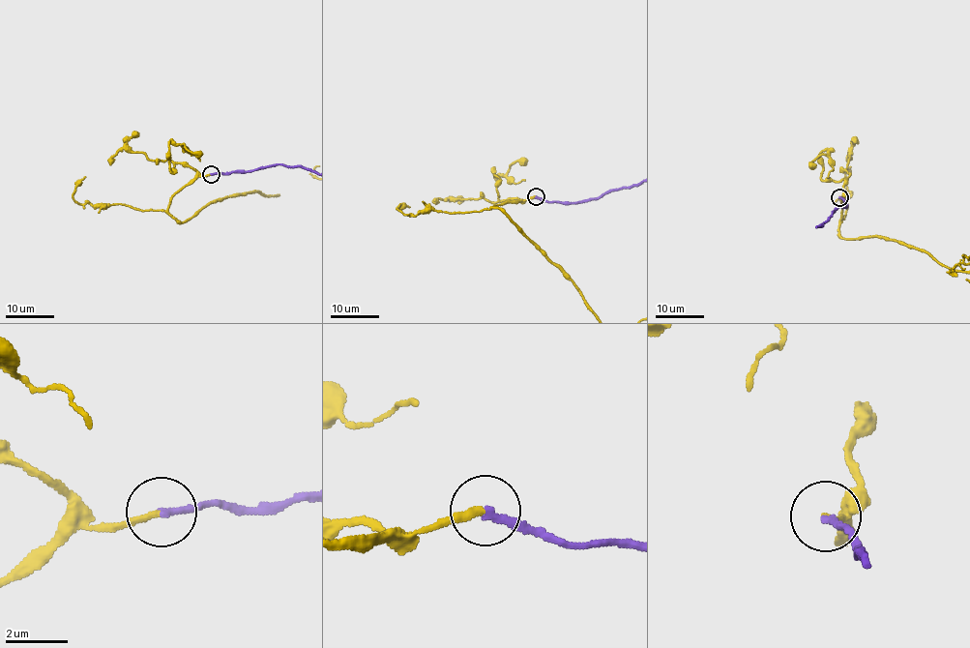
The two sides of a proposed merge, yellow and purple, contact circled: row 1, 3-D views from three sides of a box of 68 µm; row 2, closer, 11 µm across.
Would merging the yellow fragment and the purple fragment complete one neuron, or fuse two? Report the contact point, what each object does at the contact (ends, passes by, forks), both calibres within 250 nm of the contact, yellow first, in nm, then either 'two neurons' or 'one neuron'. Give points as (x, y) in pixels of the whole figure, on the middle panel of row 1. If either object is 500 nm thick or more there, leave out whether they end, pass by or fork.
(536, 196) | yellow ends | purple ends | 200/240 nm | one neuron

